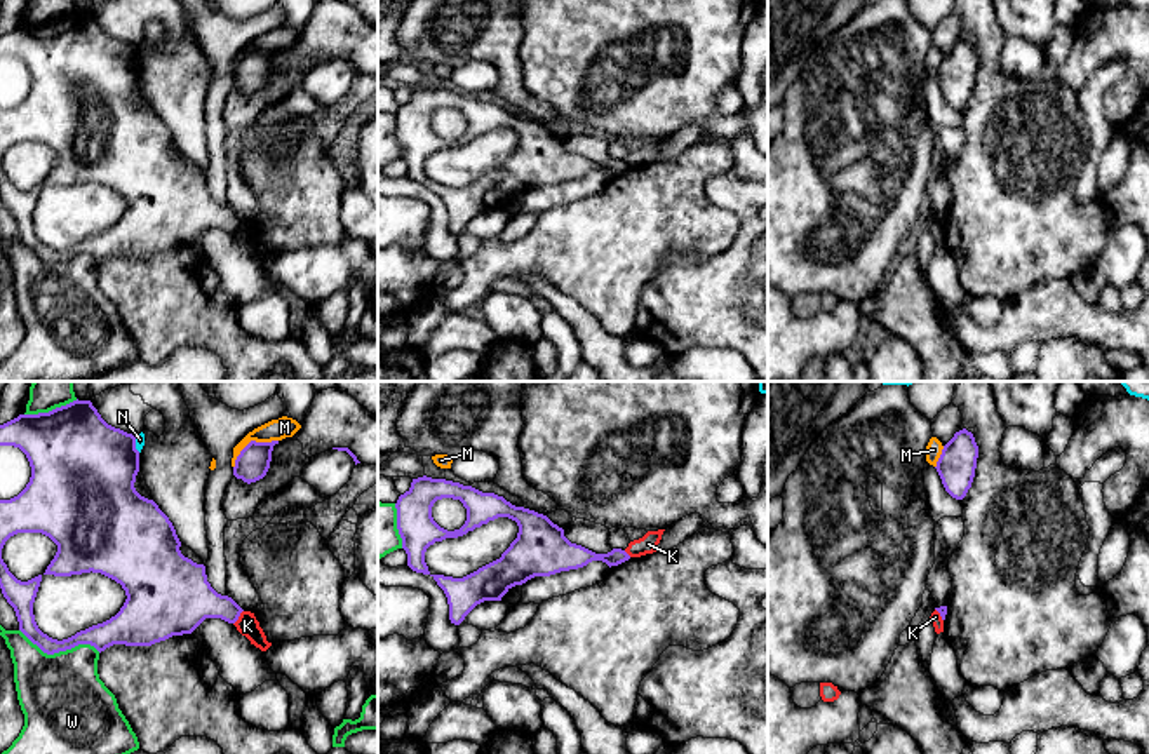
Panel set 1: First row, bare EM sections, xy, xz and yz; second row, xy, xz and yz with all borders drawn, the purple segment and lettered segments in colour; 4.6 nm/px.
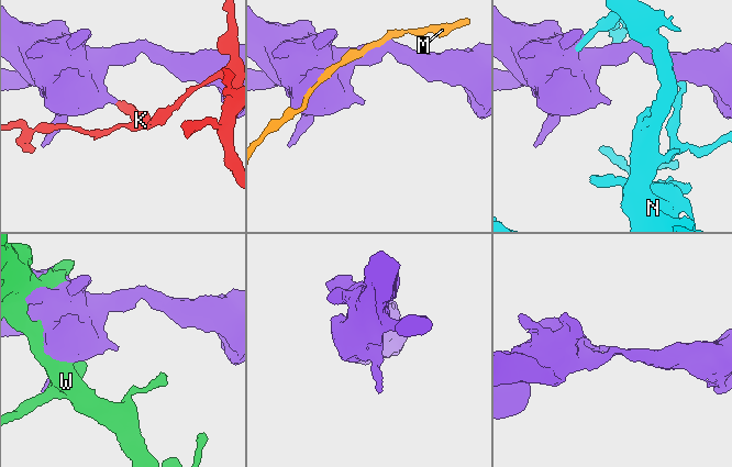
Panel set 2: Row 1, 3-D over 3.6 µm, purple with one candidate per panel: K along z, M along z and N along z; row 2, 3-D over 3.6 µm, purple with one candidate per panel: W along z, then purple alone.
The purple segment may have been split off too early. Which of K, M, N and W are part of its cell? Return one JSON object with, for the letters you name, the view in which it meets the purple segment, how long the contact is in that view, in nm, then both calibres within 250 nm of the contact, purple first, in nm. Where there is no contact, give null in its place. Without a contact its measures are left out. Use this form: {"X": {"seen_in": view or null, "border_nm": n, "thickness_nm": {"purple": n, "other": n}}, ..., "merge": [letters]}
{"merge": []}

